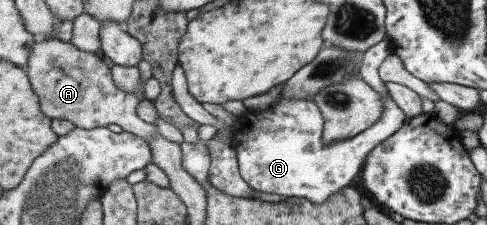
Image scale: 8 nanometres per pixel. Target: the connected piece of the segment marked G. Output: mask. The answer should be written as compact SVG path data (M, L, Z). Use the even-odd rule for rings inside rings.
M380 40L364 51L360 76L374 88L382 103L382 114L371 127L348 140L322 145L323 121L320 111L306 99L279 97L263 111L246 112L238 118L231 132L239 176L256 192L277 193L280 197L304 198L322 203L333 193L349 185L358 175L370 151L404 124L404 113L388 97L385 83L379 78L378 66L391 53L390 40Z

